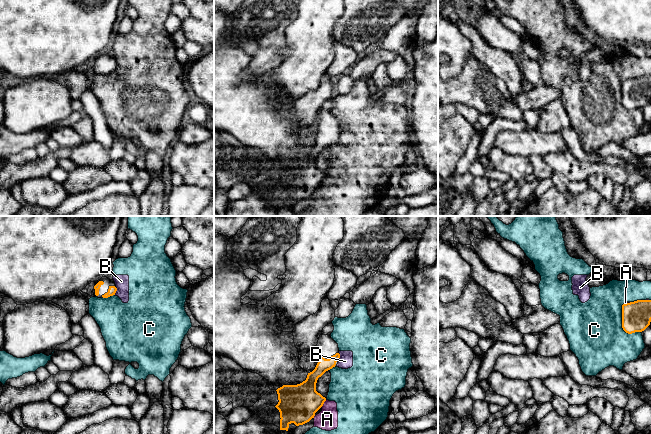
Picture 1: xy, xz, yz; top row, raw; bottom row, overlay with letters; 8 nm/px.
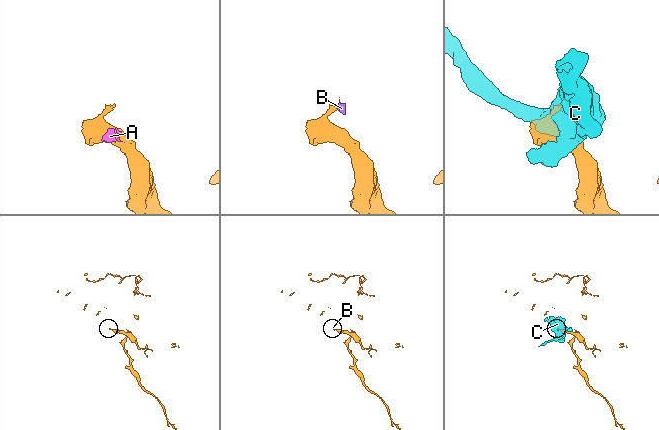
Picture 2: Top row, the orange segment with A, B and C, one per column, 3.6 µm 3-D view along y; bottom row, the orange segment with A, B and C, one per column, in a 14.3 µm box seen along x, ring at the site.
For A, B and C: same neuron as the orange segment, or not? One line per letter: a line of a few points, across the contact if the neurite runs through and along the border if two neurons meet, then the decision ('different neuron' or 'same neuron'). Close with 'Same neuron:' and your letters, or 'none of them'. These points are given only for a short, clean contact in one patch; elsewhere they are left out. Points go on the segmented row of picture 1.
A: line xz (326, 399), (321, 406); different neuron
B: line xy (116, 287), (114, 294); different neuron
C: different neuron
Same neuron: none of them

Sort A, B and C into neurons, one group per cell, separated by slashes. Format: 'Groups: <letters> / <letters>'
Groups: A B C

